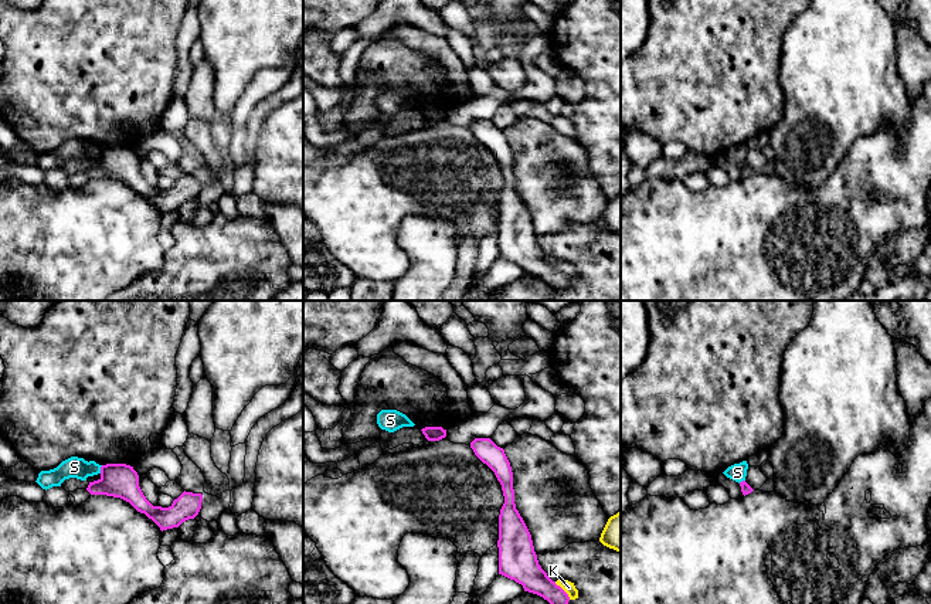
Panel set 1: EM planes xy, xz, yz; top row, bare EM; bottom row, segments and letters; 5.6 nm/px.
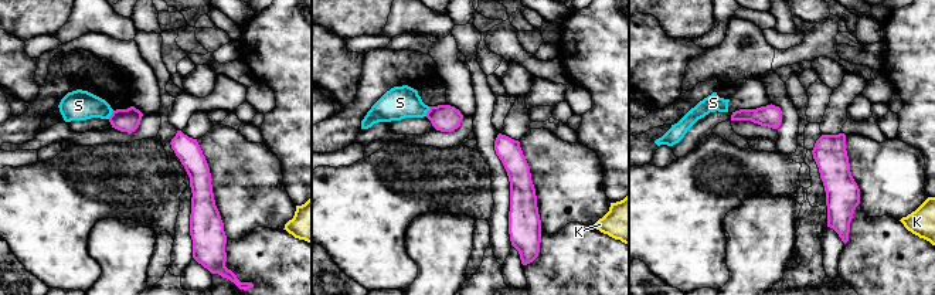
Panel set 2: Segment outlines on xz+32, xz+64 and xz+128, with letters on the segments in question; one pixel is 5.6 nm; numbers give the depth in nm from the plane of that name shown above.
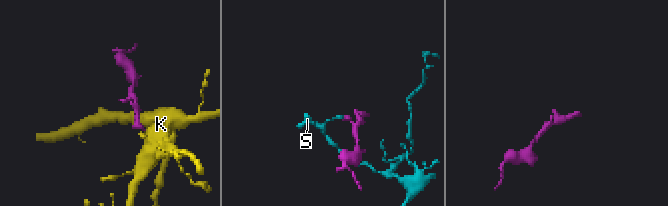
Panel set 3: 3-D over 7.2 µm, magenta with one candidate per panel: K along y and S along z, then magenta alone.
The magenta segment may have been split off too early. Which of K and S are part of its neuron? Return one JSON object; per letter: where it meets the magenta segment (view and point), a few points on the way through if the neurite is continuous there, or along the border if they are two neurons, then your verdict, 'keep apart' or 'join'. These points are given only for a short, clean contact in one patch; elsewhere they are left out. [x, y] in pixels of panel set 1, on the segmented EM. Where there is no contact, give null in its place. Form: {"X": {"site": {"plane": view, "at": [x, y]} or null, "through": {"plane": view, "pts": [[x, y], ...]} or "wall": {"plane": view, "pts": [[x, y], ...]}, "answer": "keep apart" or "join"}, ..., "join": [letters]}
{"K": {"site": {"plane": "xz", "at": [563, 590]}, "through": {"plane": "xz", "pts": [[525, 569], [549, 590], [563, 590], [568, 587]]}, "answer": "join"}, "S": {"site": {"plane": "xy", "at": [101, 470]}, "wall": {"plane": "xy", "pts": [[102, 465], [99, 472]]}, "answer": "keep apart"}, "join": ["K"]}

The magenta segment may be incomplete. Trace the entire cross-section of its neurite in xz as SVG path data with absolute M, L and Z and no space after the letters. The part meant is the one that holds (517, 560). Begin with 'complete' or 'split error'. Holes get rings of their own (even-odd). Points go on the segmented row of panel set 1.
split error; M475 438L470 448L495 472L504 496L499 515L499 574L514 580L524 591L537 594L550 604L568 604L570 600L578 598L574 583L553 581L538 564L531 535L516 509L513 472L504 449L490 438Z

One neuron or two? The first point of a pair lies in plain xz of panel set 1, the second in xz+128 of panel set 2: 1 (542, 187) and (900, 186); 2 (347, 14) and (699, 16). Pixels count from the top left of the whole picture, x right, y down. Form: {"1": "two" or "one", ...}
{"1": "one", "2": "one"}

